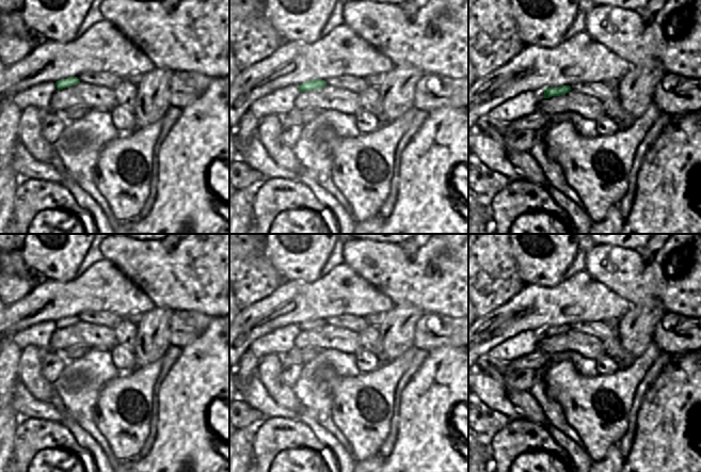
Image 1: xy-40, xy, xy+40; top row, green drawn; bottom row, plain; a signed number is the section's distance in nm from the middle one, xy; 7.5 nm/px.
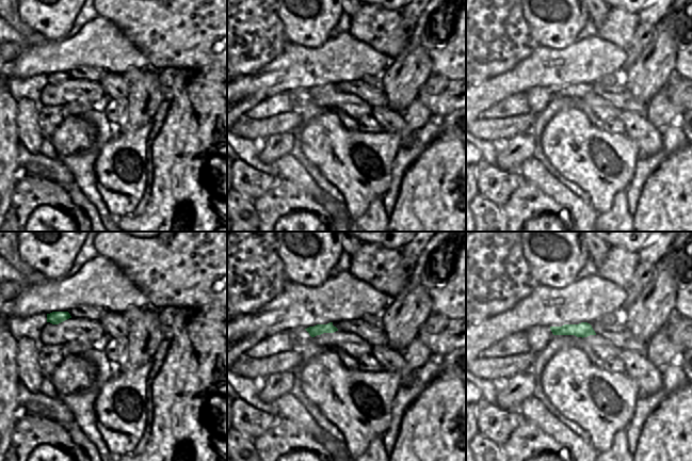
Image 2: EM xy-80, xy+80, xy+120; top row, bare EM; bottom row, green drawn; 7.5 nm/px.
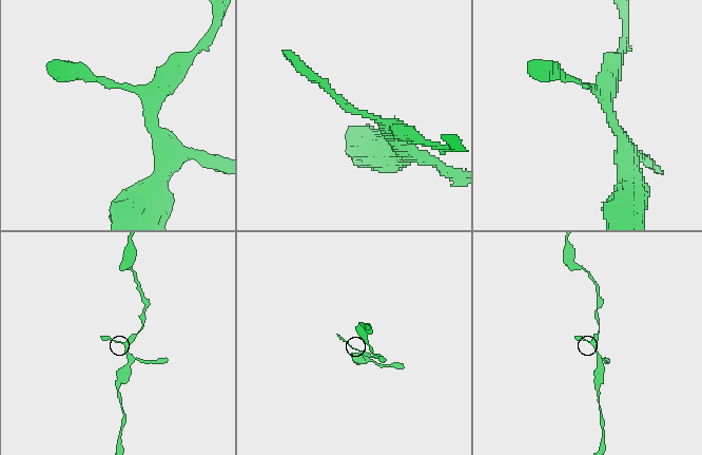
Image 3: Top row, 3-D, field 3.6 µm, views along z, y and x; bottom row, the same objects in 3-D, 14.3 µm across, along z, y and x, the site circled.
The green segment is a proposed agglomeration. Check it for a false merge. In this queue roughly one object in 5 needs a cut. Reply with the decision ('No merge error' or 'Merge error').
No merge error.

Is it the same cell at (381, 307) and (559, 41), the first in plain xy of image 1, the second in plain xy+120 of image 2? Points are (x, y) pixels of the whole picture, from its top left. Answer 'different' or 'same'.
different

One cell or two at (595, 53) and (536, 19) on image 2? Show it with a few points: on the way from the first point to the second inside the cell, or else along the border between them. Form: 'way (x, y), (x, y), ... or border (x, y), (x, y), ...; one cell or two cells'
border (578, 40), (563, 48), (550, 48); two cells

